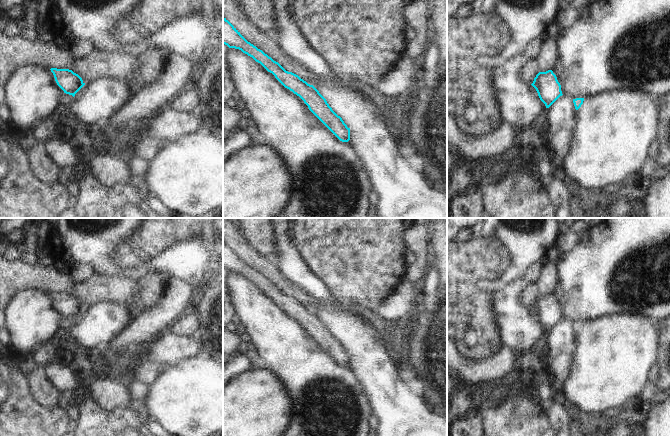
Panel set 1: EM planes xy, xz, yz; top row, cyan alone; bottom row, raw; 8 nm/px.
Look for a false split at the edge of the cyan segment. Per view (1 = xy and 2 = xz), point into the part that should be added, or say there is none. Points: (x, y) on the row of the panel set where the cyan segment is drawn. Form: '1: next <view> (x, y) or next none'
1: next none
2: next none

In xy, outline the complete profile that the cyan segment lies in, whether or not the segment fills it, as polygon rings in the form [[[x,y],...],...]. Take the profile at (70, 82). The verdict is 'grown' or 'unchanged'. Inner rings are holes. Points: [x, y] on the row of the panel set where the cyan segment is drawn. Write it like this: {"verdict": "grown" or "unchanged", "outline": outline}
{"verdict": "unchanged", "outline": [[[51,68],[57,85],[64,91],[64,93],[72,95],[75,94],[85,85],[82,78],[69,69]]]}

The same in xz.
{"verdict": "unchanged", "outline": [[[223,16],[223,44],[241,50],[260,63],[287,89],[299,96],[309,110],[342,142],[350,140],[350,128],[327,103],[319,91],[298,75],[286,71],[278,62],[248,42]]]}

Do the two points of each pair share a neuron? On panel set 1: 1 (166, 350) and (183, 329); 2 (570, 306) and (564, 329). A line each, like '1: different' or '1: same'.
1: different
2: different

